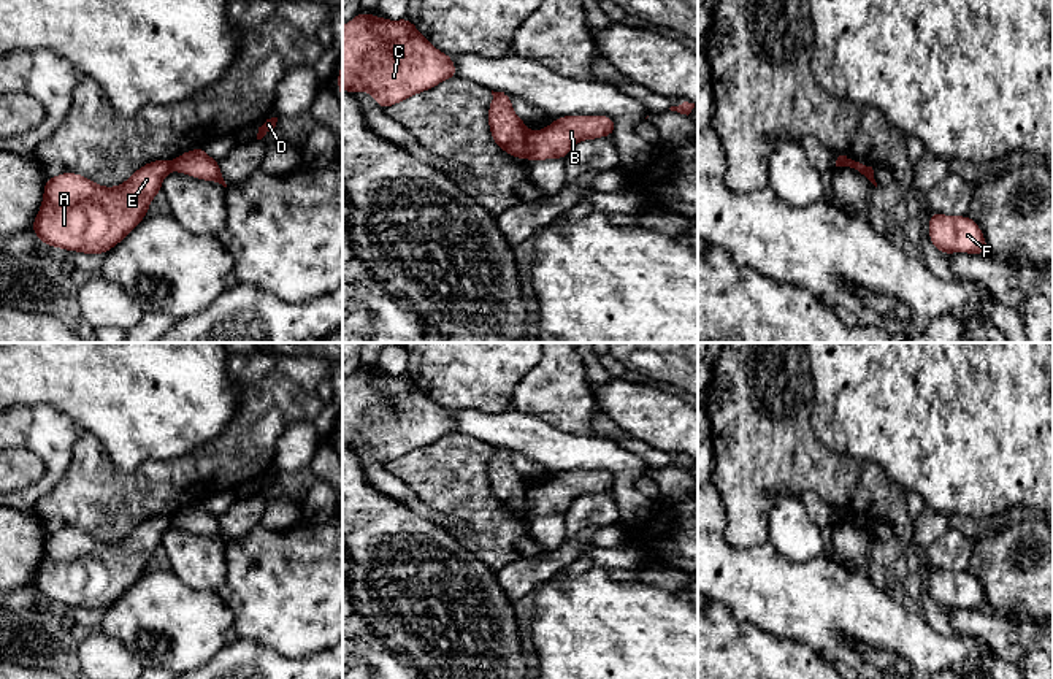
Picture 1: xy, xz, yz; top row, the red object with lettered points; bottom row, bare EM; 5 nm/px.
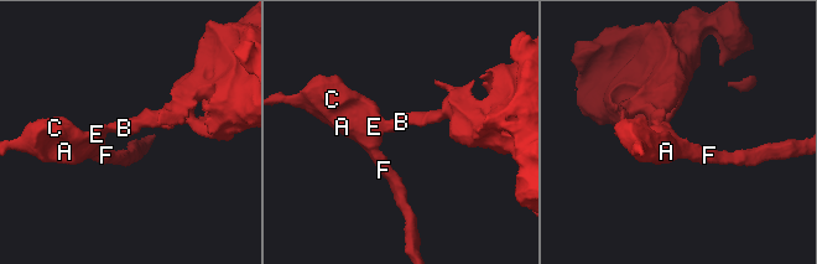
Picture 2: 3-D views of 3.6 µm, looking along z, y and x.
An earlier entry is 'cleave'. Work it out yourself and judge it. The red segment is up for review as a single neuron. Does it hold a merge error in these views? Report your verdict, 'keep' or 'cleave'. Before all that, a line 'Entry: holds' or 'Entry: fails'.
Entry: holds
cleave

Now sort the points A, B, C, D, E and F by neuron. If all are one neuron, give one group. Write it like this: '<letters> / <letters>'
A C E F / B D

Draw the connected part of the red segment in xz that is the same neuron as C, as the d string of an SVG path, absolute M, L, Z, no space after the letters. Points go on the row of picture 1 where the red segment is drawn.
M362 11L343 25L343 89L370 92L385 109L457 78L446 56L406 17L389 21Z

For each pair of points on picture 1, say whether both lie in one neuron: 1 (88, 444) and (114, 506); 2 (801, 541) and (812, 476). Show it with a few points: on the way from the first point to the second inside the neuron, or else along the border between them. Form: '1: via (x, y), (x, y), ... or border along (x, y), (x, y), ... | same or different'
1: via (89, 460), (92, 484), (99, 491) | same
2: border along (796, 497), (782, 497), (773, 508), (768, 522) | different

